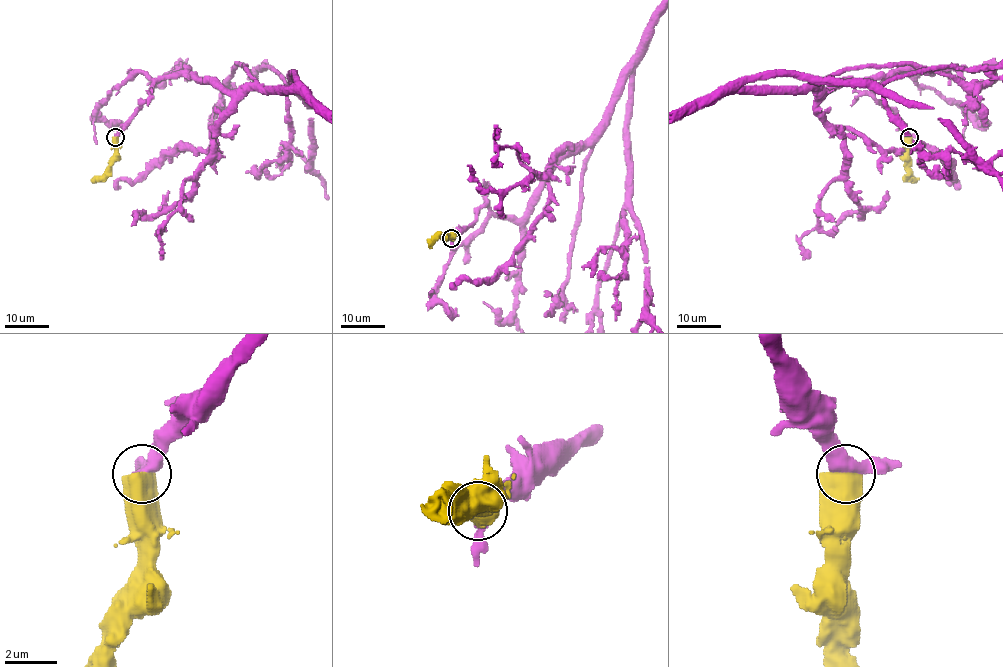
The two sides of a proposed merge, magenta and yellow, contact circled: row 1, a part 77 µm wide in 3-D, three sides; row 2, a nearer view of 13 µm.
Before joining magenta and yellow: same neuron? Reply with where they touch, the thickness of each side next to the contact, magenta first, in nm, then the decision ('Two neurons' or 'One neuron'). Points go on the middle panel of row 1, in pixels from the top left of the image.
Place: (451, 238). Thickness 440 nm (magenta) against 750 nm. One neuron

